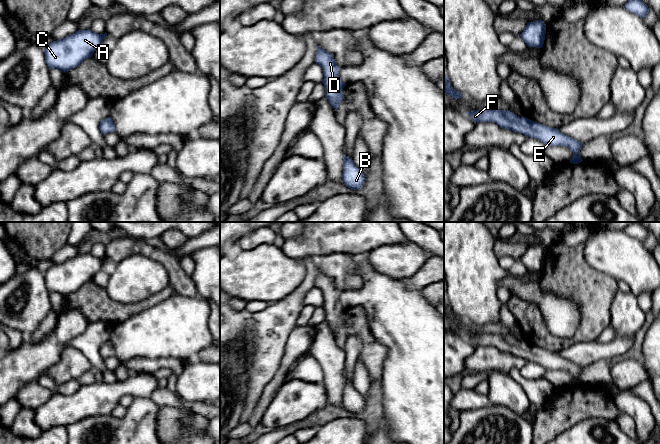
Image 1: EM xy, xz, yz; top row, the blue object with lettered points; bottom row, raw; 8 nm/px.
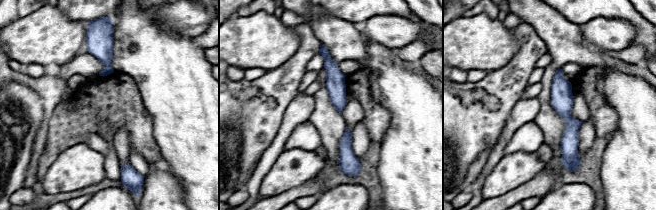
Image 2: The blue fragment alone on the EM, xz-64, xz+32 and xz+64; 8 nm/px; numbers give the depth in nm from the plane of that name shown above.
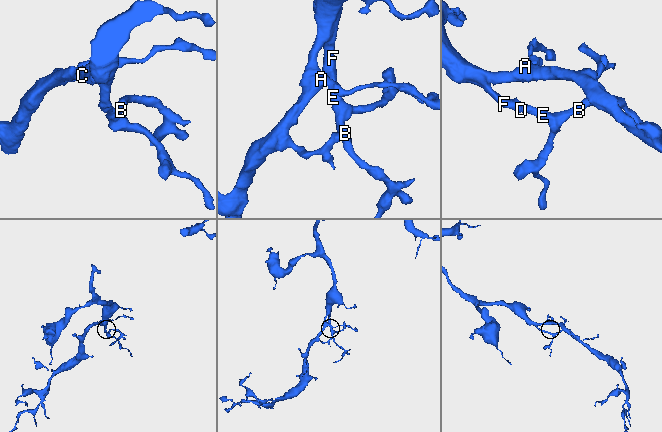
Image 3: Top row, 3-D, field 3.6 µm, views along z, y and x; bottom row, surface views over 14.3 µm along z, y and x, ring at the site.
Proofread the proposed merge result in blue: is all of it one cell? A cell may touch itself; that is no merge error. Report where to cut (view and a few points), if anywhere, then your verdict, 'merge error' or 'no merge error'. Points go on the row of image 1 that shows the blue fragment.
no cut | no merge error

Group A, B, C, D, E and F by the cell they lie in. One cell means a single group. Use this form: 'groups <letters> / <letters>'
groups A B C D E F

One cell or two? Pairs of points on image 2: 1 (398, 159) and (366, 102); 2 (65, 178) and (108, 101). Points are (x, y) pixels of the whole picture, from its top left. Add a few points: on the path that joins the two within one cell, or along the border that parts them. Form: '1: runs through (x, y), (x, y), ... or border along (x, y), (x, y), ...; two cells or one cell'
1: border along (384, 108), (390, 114), (390, 121), (380, 140); two cells
2: border along (81, 142), (65, 148), (60, 153); two cells

